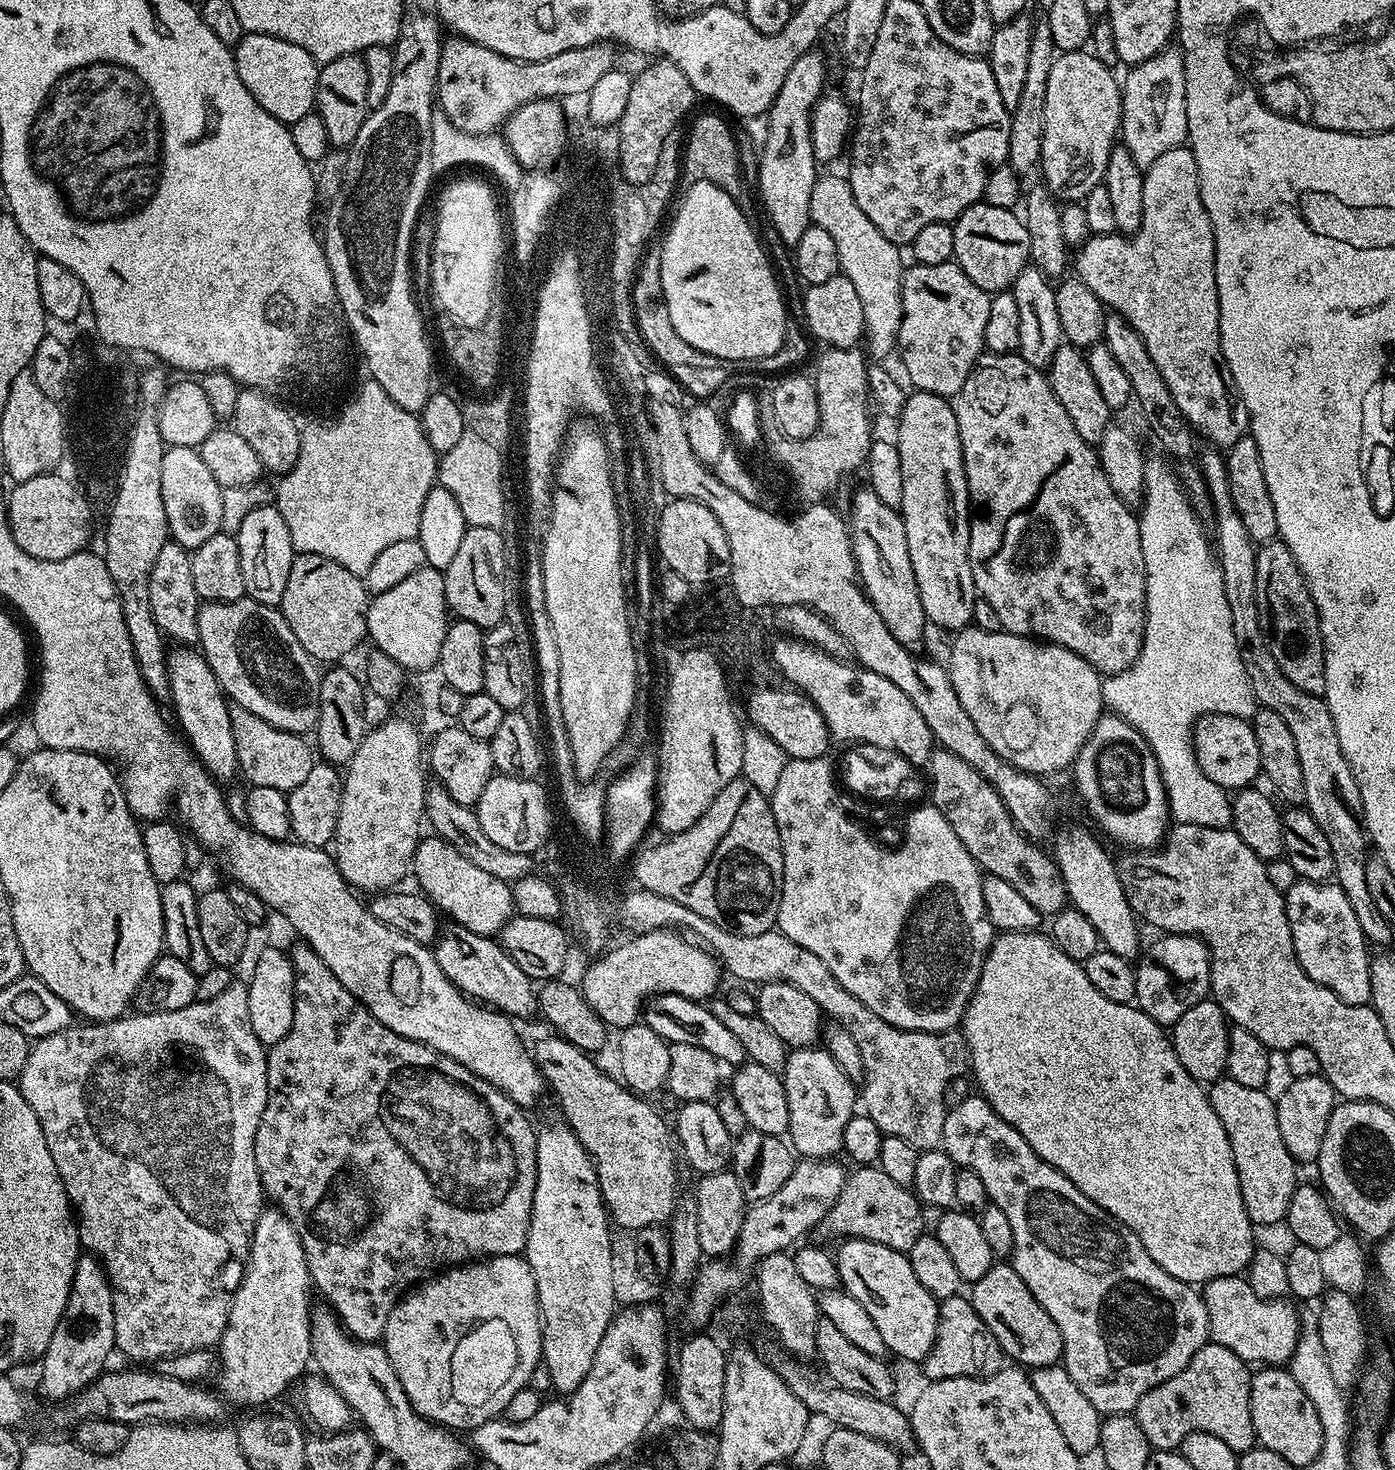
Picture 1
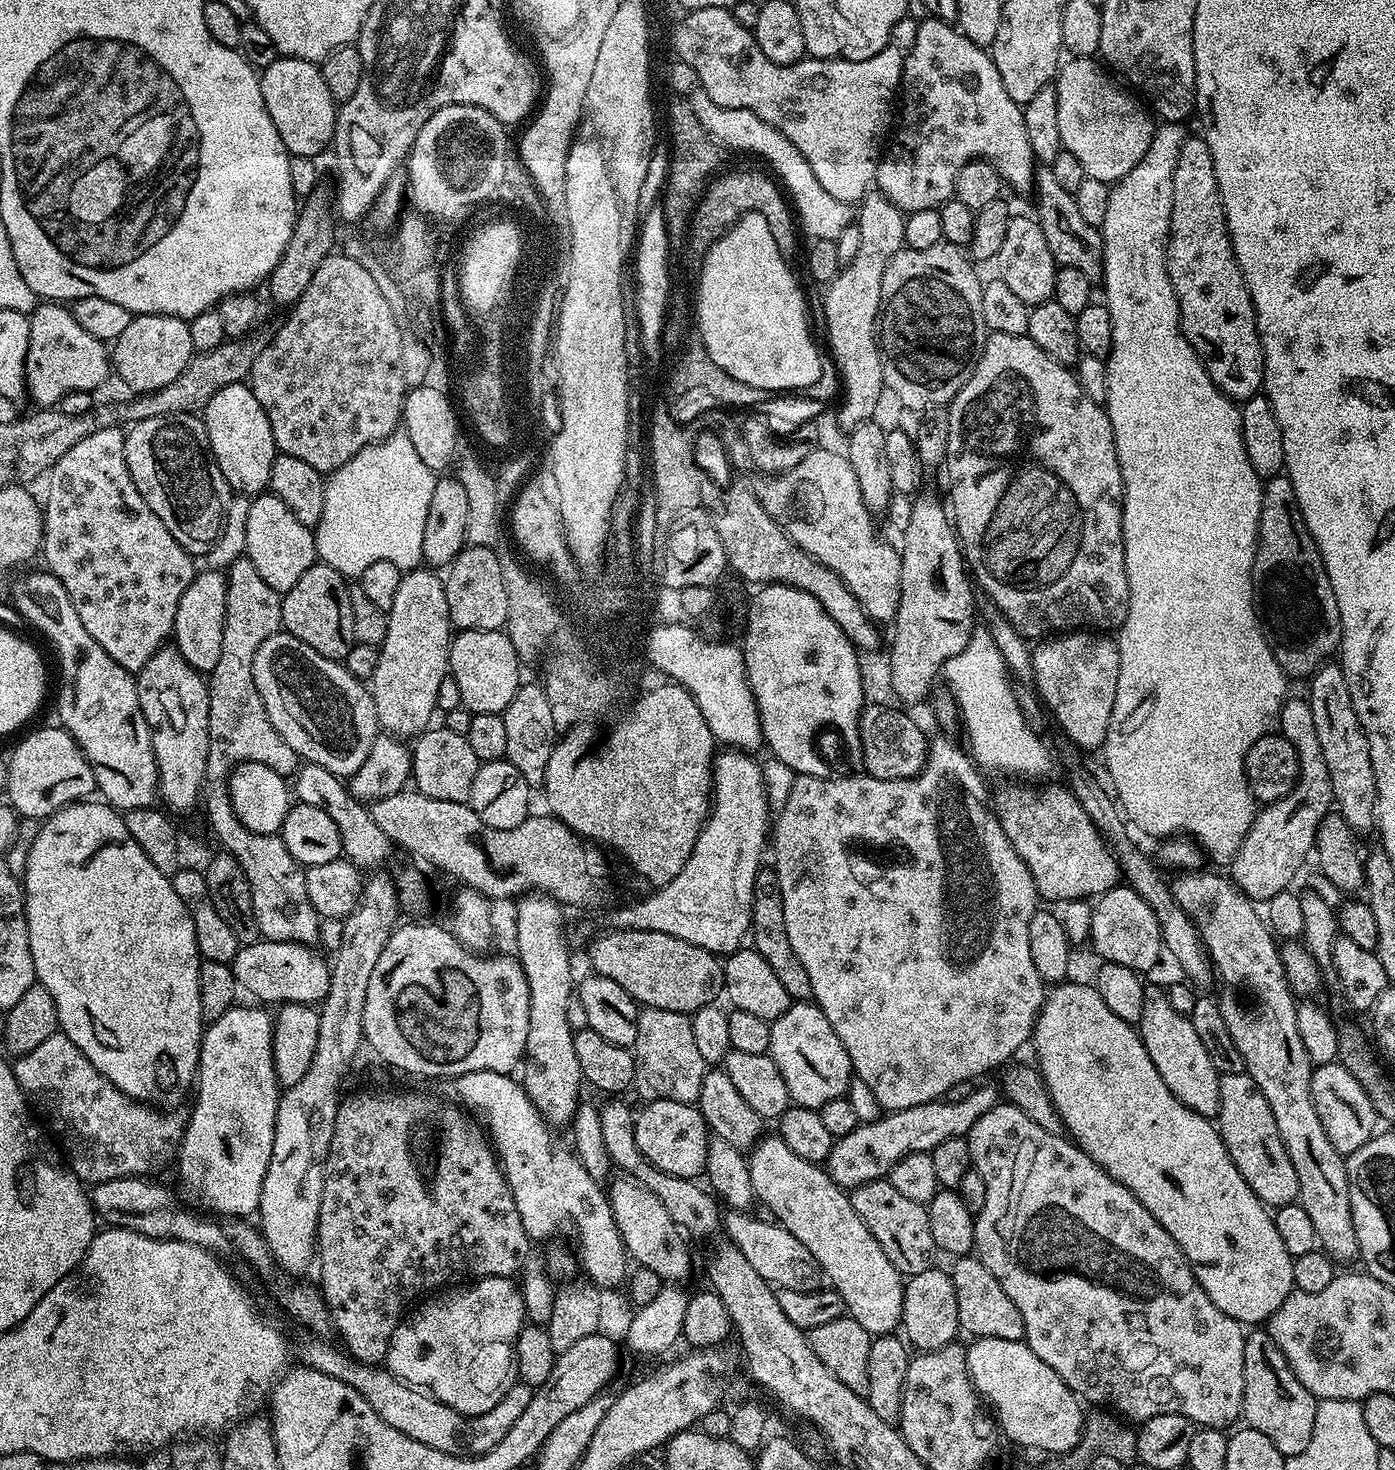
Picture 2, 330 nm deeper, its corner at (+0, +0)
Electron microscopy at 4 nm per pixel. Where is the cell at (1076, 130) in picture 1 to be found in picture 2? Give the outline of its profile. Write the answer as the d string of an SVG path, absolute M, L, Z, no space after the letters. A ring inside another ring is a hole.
M1072 58L1069 61L1069 64L1067 61L1059 69L1054 81L1058 94L1058 130L1062 133L1063 151L1074 154L1074 158L1082 162L1085 176L1098 178L1111 185L1130 174L1130 170L1142 162L1142 154L1150 150L1153 117L1135 95L1127 96L1115 84L1117 81L1099 63L1095 64L1095 59Z

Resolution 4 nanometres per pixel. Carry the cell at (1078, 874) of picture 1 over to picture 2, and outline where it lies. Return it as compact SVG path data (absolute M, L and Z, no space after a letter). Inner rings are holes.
M1145 987L1138 1031L1146 1046L1146 1054L1150 1054L1150 1062L1158 1066L1158 1074L1162 1074L1162 1082L1170 1086L1174 1098L1198 1114L1215 1117L1220 1110L1221 1073L1216 1071L1214 1062L1210 1062L1210 1054L1206 1054L1202 1038L1198 1038L1194 1030L1191 1015L1184 1013L1183 1016L1171 1001L1173 999L1163 987Z

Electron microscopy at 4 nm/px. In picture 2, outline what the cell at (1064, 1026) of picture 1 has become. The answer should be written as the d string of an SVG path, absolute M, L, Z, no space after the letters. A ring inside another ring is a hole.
M1061 982L1055 985L1045 995L1044 1005L1036 1016L1036 1024L1032 1028L1030 1041L1031 1047L1036 1047L1037 1062L1035 1061L1035 1063L1038 1065L1041 1078L1044 1079L1044 1085L1050 1094L1052 1104L1058 1110L1061 1125L1066 1129L1066 1132L1068 1128L1067 1135L1078 1147L1094 1163L1102 1166L1102 1170L1106 1170L1106 1174L1110 1174L1110 1178L1122 1182L1122 1186L1126 1186L1126 1190L1130 1190L1130 1194L1134 1194L1134 1198L1138 1198L1138 1202L1142 1202L1142 1206L1146 1206L1146 1210L1150 1210L1150 1214L1154 1214L1154 1218L1160 1223L1162 1230L1166 1230L1166 1234L1170 1234L1170 1238L1174 1238L1174 1242L1178 1242L1182 1254L1192 1265L1194 1278L1198 1278L1202 1290L1206 1290L1210 1302L1214 1302L1214 1306L1218 1306L1218 1310L1222 1310L1222 1314L1234 1318L1241 1326L1263 1325L1272 1317L1274 1310L1278 1310L1278 1306L1282 1306L1282 1302L1286 1302L1288 1295L1294 1291L1292 1282L1294 1257L1286 1250L1286 1246L1282 1246L1282 1237L1278 1234L1272 1221L1273 1213L1257 1198L1254 1190L1250 1190L1246 1178L1242 1178L1242 1174L1238 1174L1238 1166L1234 1166L1234 1162L1222 1142L1219 1127L1209 1117L1190 1110L1181 1100L1174 1098L1170 1086L1166 1086L1166 1082L1162 1082L1162 1074L1158 1074L1158 1066L1154 1066L1154 1062L1150 1062L1150 1054L1146 1054L1146 1046L1142 1042L1139 1031L1133 1025L1122 1022L1118 1018L1118 1014L1113 1014L1106 1006L1106 1002L1102 1002L1102 994L1098 994L1098 990L1091 983L1068 983Z

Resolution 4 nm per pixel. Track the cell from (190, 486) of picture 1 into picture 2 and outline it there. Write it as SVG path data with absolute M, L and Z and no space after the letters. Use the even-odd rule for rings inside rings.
M190 412L146 418L127 429L124 445L130 478L146 498L146 506L162 518L166 530L186 551L207 553L224 529L230 489L218 470L203 419Z

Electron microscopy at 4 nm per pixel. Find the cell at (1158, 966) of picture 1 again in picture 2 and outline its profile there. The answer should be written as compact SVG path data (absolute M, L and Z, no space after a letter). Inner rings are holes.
M1285 699L1280 708L1278 732L1298 754L1300 778L1293 783L1290 794L1272 804L1263 805L1257 811L1242 846L1230 861L1232 883L1237 884L1253 902L1267 902L1274 898L1274 894L1293 887L1292 879L1299 874L1304 859L1307 856L1309 859L1313 851L1320 820L1334 808L1330 769L1326 767L1322 745L1318 742L1318 729L1314 727L1314 714L1310 714L1307 699Z

